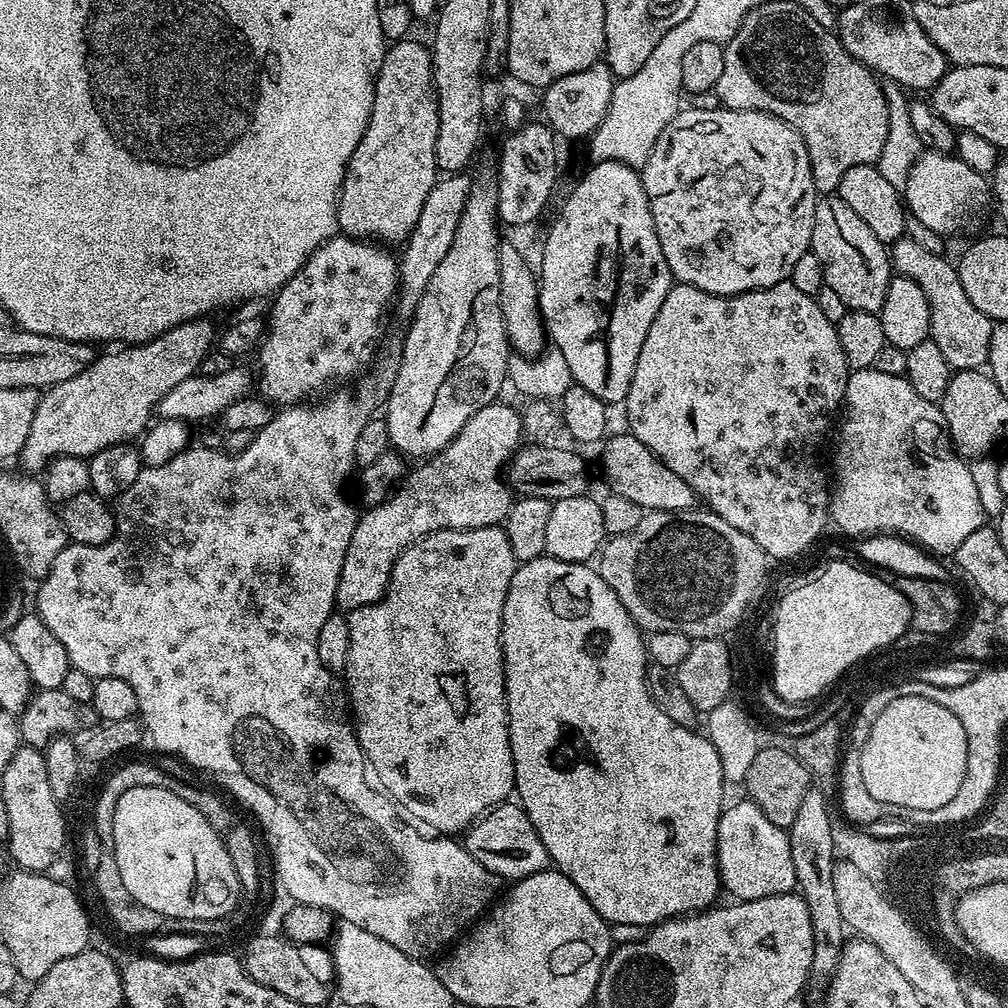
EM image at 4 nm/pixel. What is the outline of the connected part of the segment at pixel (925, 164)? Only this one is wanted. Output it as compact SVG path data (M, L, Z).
M921 151L902 189L902 199L911 219L922 222L928 230L951 238L955 232L972 224L990 208L990 184L985 173L970 170L959 156L946 152Z

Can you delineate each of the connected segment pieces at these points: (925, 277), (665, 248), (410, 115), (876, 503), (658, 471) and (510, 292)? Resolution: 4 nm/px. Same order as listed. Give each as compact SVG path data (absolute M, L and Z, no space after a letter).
M901 238L890 248L893 269L899 275L918 282L918 286L922 286L922 294L926 294L926 302L930 306L930 338L938 350L942 350L948 365L962 372L971 368L983 369L988 363L994 321L982 314L970 298L966 298L966 290L962 290L962 282L956 273L956 264L947 264L944 258L941 253L926 250L911 238Z
M691 106L685 107L672 119L670 126L662 130L643 168L639 169L639 174L642 186L646 190L650 214L654 218L654 230L658 234L662 254L666 254L666 266L670 266L673 281L689 284L698 290L706 290L715 296L737 296L743 292L769 288L789 279L794 270L794 262L798 262L798 258L802 258L802 254L811 249L814 206L818 193L810 170L810 156L798 130L782 122L782 118L754 110L734 110L726 107L698 110Z
M405 38L395 41L385 51L384 57L382 58L382 66L376 75L374 106L370 114L370 122L362 134L362 142L358 142L358 146L350 158L348 169L344 175L344 184L340 188L340 200L336 203L336 222L339 231L343 235L351 236L353 240L379 242L384 246L393 246L392 244L397 244L397 246L403 245L418 222L418 214L422 214L422 202L426 202L426 194L430 194L430 190L434 187L438 179L436 155L434 154L434 146L438 142L438 98L436 97L436 83L434 82L434 74L432 73L432 53L425 45L423 48L418 41L412 39Z
M858 368L855 369L849 375L848 381L846 382L846 390L844 391L844 403L842 405L842 417L844 416L844 421L840 424L840 437L836 440L836 472L834 468L834 487L830 492L830 520L833 525L837 524L842 531L848 536L856 536L855 538L863 538L869 534L899 534L901 537L905 537L910 541L915 542L921 548L927 550L929 553L935 554L940 558L951 557L958 550L958 546L962 546L962 542L966 542L966 537L970 534L974 534L974 530L985 527L986 515L982 508L982 503L980 498L978 498L978 491L976 486L974 486L974 481L971 478L971 470L969 468L969 461L965 457L961 456L959 452L956 451L952 446L952 440L948 436L948 430L944 426L944 415L940 409L939 403L927 400L926 398L920 397L920 395L914 391L914 386L910 386L910 382L907 378L903 376L895 376L894 374L882 374L882 370L877 368Z
M609 435L602 444L604 480L608 483L607 491L611 495L627 498L630 502L638 502L638 506L650 512L689 511L695 505L692 503L697 503L696 491L686 486L686 482L682 482L682 478L678 478L678 474L674 474L670 466L666 466L652 451L642 446L642 442L638 442L636 436L623 435Z
M508 240L499 246L499 309L503 312L509 347L522 357L539 357L547 343L547 329L540 312L539 283L535 274L520 252Z

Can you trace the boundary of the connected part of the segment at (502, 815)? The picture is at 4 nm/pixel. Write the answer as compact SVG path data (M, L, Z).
M519 803L499 804L498 807L491 808L489 812L471 822L473 824L469 826L468 833L462 836L464 848L501 881L515 882L530 874L545 871L549 867L546 846L542 846L542 838L538 838L538 830L534 830L530 818Z

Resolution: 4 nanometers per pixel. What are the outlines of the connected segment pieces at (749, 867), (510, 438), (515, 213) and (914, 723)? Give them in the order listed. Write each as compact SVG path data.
M741 798L737 804L729 803L721 811L716 839L716 865L720 871L720 882L725 893L729 892L733 901L757 900L786 894L796 888L794 858L790 858L790 838L785 829L774 826L753 800Z
M493 402L482 406L482 410L478 410L478 414L474 414L474 418L470 418L466 426L458 430L456 437L441 452L435 452L433 456L417 463L420 465L413 472L411 469L399 481L395 491L378 506L364 508L359 513L354 526L354 538L350 538L350 546L346 546L346 558L342 558L342 574L338 574L337 609L349 613L355 608L370 606L381 600L388 590L396 559L402 555L404 549L409 548L411 544L417 544L424 536L447 528L450 530L491 528L507 519L508 512L514 503L514 496L505 480L504 469L513 453L521 445L524 431L521 413L500 403Z
M525 122L511 133L500 152L500 176L498 186L498 206L496 215L501 225L513 224L520 228L532 224L544 212L552 191L556 188L556 169L558 163L554 154L554 142L558 139L547 123L531 124Z
M894 698L894 702L890 702L890 706L886 706L886 710L882 710L882 714L878 714L878 722L874 722L874 726L870 726L870 738L866 738L864 747L859 749L859 752L861 754L862 779L866 782L871 797L886 805L893 803L897 806L908 806L913 810L937 810L938 806L946 805L946 802L954 797L958 786L962 785L962 778L966 773L967 738L966 731L962 730L962 722L958 722L958 718L954 718L954 714L950 714L950 710L946 710L945 706L940 706L927 698Z

